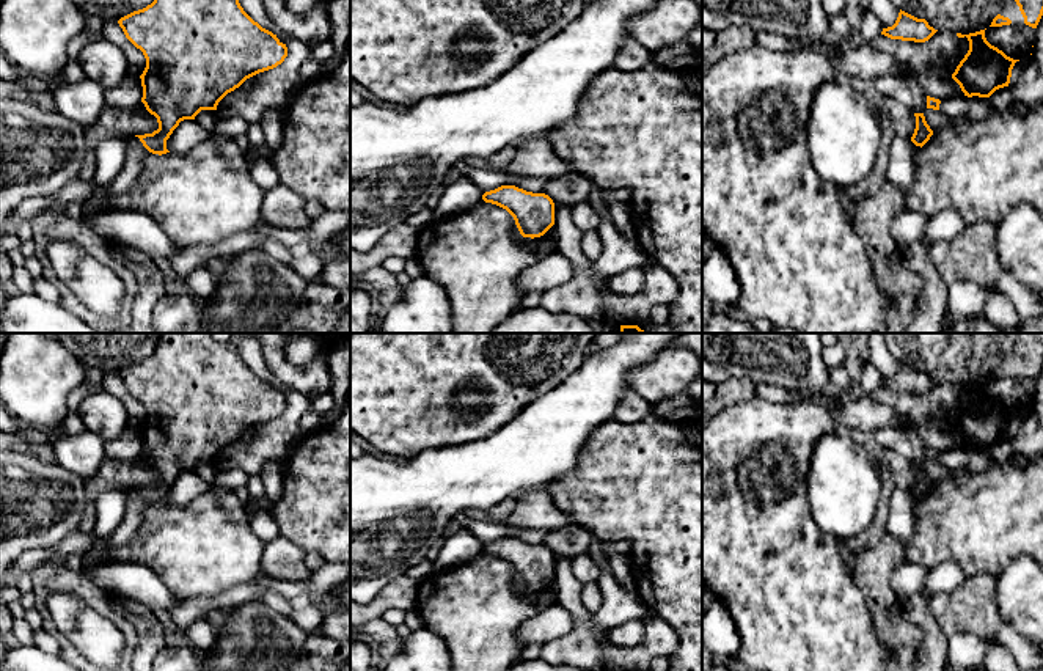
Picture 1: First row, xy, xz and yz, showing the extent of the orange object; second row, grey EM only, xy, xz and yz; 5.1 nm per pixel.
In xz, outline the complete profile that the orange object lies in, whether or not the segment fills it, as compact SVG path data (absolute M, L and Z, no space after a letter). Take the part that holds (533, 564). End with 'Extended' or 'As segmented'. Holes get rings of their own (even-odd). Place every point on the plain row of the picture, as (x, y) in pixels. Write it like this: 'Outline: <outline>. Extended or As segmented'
Outline: M501 537L485 544L482 552L506 561L523 589L540 589L554 577L554 555L545 545Z. As segmented

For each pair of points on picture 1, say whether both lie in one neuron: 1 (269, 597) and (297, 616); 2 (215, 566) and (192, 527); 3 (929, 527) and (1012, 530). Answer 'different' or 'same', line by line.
1: same
2: same
3: same

